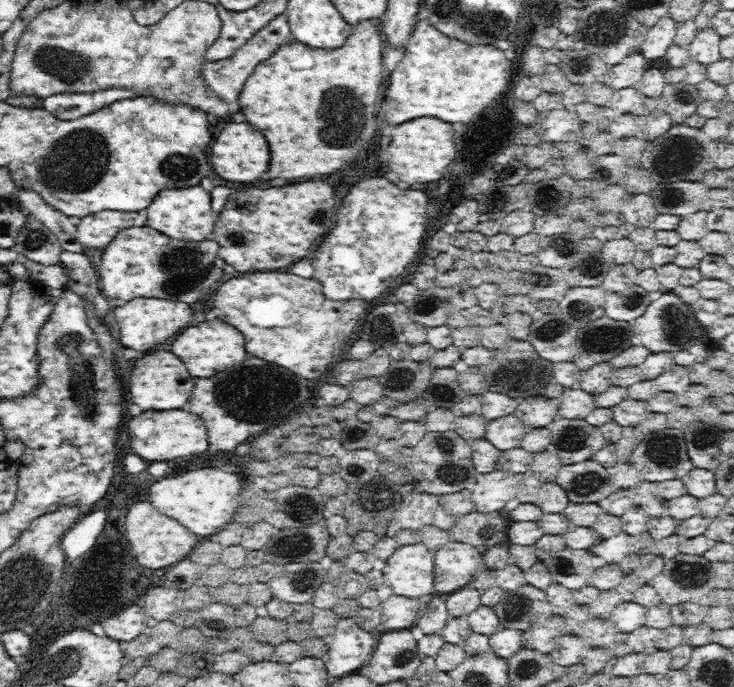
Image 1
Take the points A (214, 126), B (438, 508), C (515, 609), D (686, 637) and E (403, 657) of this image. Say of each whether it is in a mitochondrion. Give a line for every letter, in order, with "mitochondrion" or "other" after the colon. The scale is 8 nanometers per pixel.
A: other
B: mitochondrion
C: mitochondrion
D: other
E: mitochondrion

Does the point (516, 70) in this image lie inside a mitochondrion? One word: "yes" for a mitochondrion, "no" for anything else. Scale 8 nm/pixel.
no

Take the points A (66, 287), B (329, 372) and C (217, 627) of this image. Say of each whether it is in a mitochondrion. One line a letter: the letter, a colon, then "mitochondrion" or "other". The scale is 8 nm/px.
A: other
B: other
C: other

